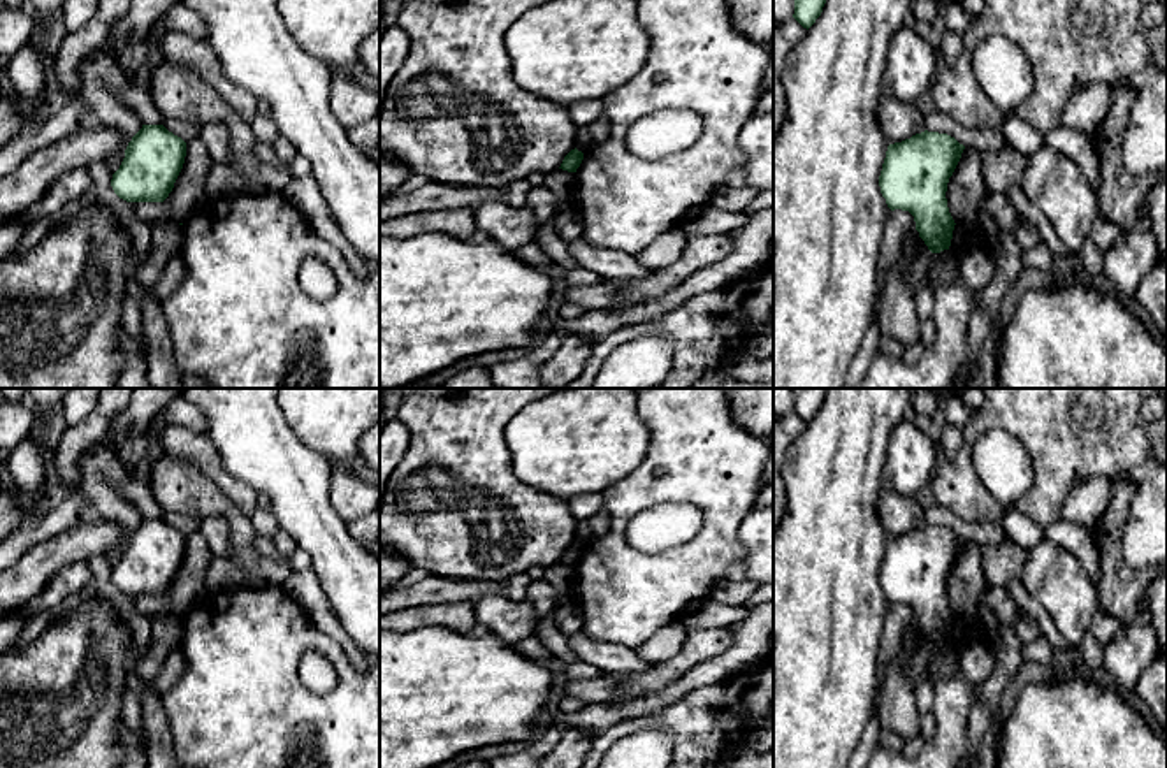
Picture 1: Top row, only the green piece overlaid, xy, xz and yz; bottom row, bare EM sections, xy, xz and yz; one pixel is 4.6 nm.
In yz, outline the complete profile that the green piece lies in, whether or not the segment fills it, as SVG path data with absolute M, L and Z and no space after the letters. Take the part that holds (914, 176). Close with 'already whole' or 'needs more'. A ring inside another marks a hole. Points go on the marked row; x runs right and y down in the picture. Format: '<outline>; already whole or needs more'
M921 132L888 146L879 176L891 211L914 216L916 230L931 253L949 250L954 220L947 207L947 183L965 146L939 132Z; already whole

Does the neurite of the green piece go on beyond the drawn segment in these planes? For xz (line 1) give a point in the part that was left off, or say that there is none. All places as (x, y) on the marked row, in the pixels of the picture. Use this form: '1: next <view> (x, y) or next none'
1: next none

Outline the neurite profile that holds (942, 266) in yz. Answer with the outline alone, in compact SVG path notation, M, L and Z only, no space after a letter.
M944 250L940 253L931 253L930 274L940 279L958 279L960 278L960 265L951 257L949 250Z

